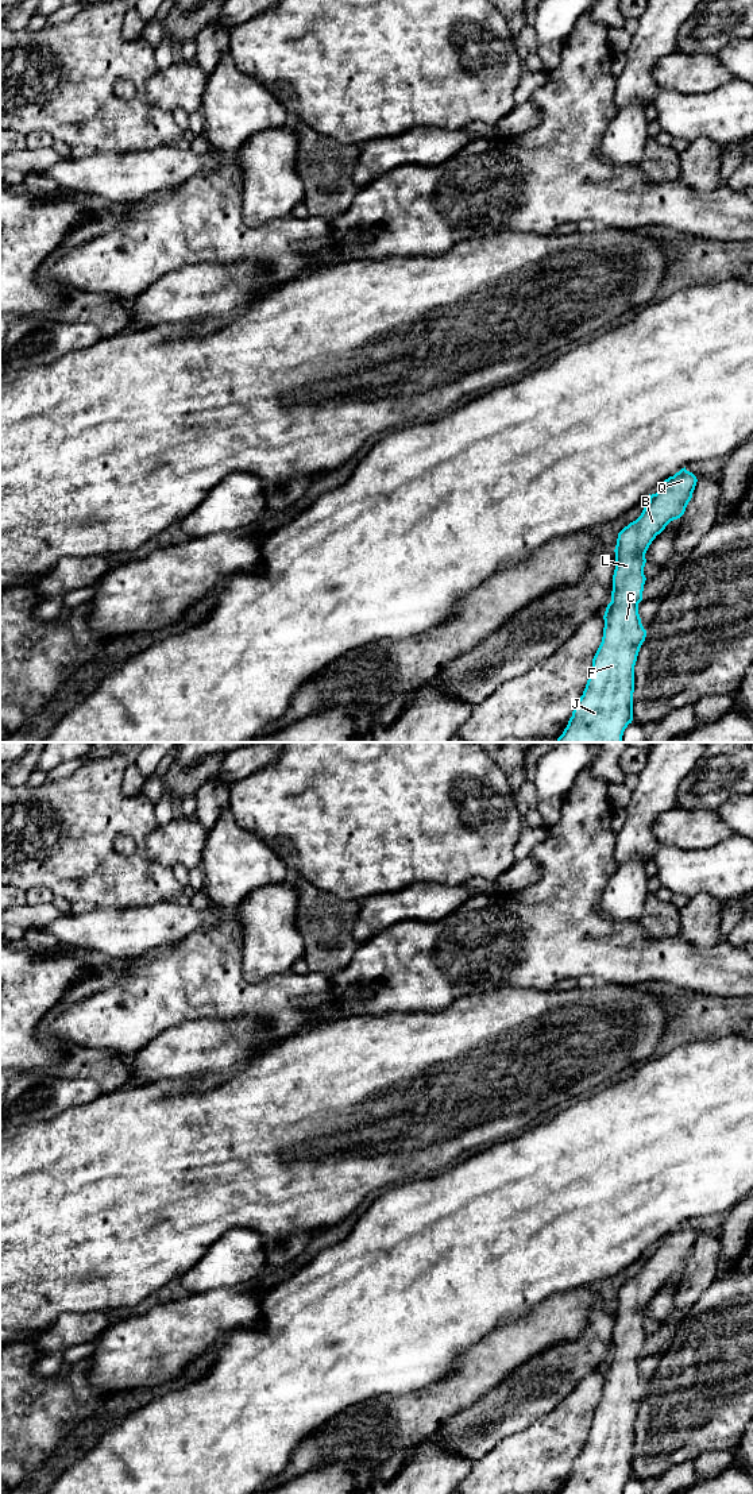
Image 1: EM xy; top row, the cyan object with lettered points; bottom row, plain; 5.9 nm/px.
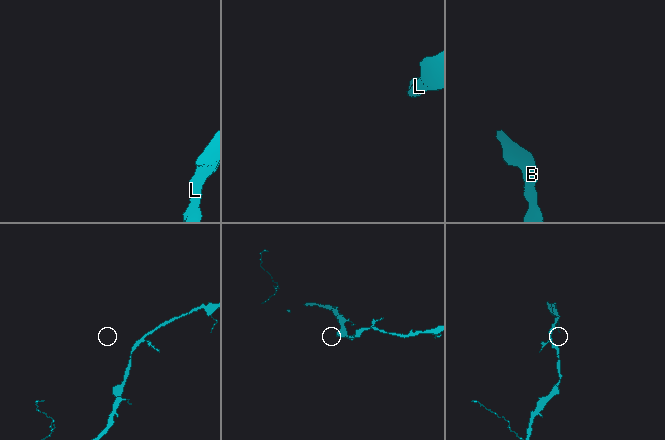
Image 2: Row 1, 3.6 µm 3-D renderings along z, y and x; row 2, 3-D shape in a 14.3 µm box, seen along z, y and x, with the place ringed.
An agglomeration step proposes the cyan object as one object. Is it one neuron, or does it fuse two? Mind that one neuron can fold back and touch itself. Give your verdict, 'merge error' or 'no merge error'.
no merge error

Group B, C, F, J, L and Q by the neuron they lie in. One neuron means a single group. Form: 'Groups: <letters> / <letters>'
Groups: B C F J L Q

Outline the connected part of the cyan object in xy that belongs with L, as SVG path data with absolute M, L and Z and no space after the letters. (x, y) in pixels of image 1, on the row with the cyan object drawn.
M686 467L663 482L656 494L649 494L649 502L641 516L625 526L617 538L615 570L613 575L611 602L607 605L603 619L602 642L592 659L592 668L580 699L575 703L557 742L622 742L625 729L633 721L634 665L640 648L646 637L641 624L638 603L642 601L645 584L645 553L665 526L680 518L696 486L696 476Z

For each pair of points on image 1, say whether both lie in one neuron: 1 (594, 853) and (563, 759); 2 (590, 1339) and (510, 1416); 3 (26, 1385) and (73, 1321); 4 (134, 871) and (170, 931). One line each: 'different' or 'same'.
1: different
2: same
3: different
4: different

